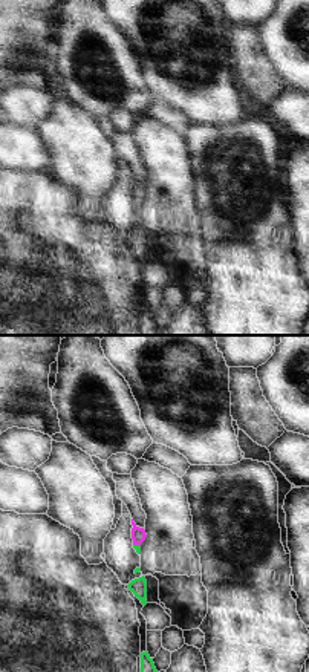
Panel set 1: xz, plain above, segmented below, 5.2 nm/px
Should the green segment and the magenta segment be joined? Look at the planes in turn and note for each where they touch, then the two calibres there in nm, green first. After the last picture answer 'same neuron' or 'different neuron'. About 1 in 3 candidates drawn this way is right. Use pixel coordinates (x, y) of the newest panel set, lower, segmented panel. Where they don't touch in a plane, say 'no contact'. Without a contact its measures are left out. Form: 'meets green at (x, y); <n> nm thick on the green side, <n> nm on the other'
meets green at (136, 545); 30 nm thick on the green side, 80 nm on the other

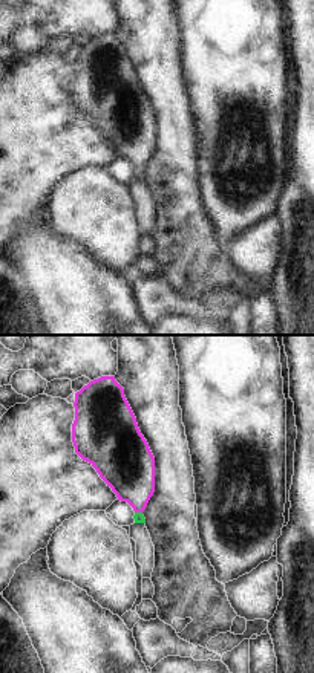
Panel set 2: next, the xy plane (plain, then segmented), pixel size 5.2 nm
meets green at (138, 513); 50 nm thick on the green side, 280 nm on the other

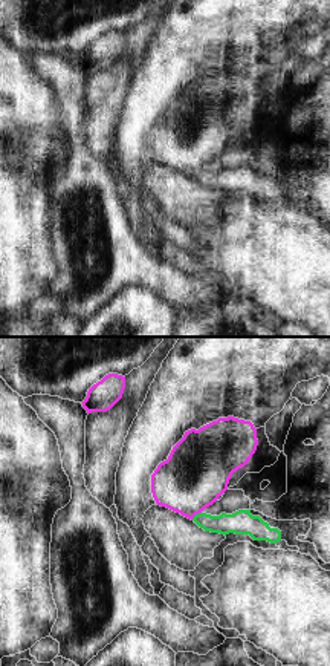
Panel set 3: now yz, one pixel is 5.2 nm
meets green at (196, 515); 130 nm thick on the green side, 340 nm on the other

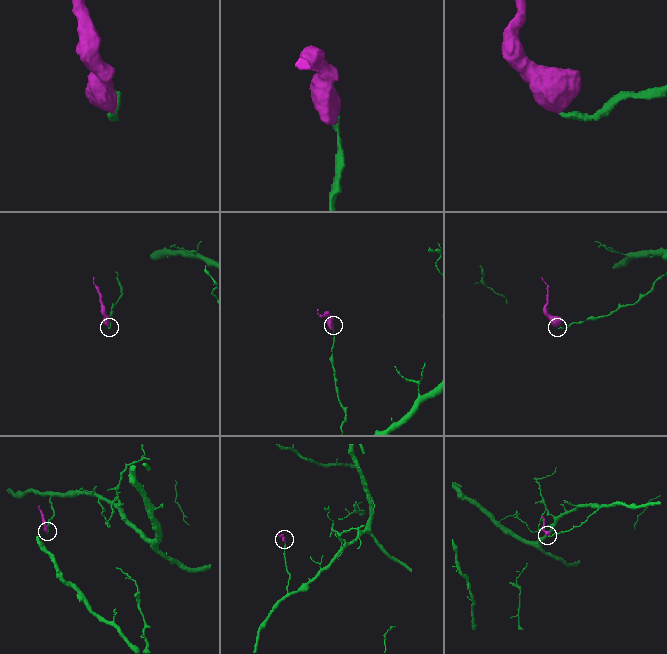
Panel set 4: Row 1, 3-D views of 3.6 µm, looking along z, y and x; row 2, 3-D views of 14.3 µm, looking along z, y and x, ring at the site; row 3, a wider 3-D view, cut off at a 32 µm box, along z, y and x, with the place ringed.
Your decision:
same neuron

